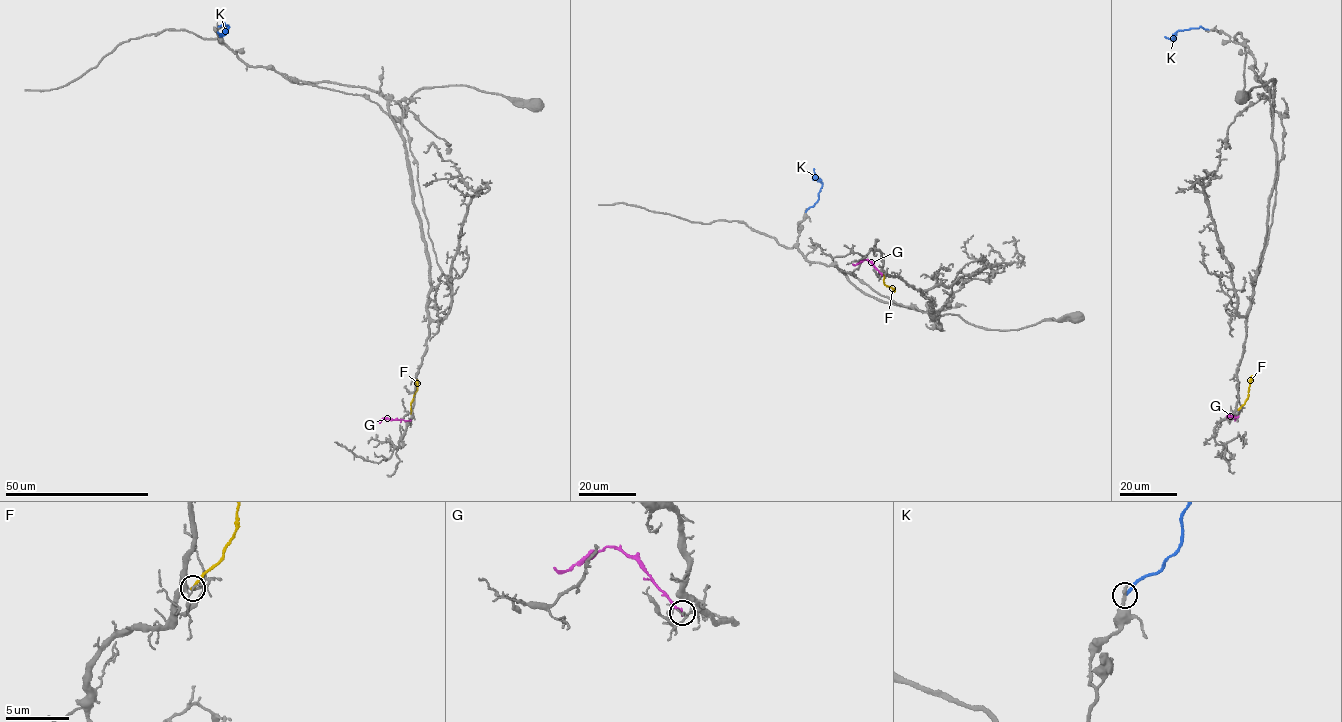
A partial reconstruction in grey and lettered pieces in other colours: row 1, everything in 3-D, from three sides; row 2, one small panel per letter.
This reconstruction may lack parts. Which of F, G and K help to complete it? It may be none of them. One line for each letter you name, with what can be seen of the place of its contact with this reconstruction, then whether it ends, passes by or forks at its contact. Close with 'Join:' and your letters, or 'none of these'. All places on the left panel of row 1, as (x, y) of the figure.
Join: none of these

